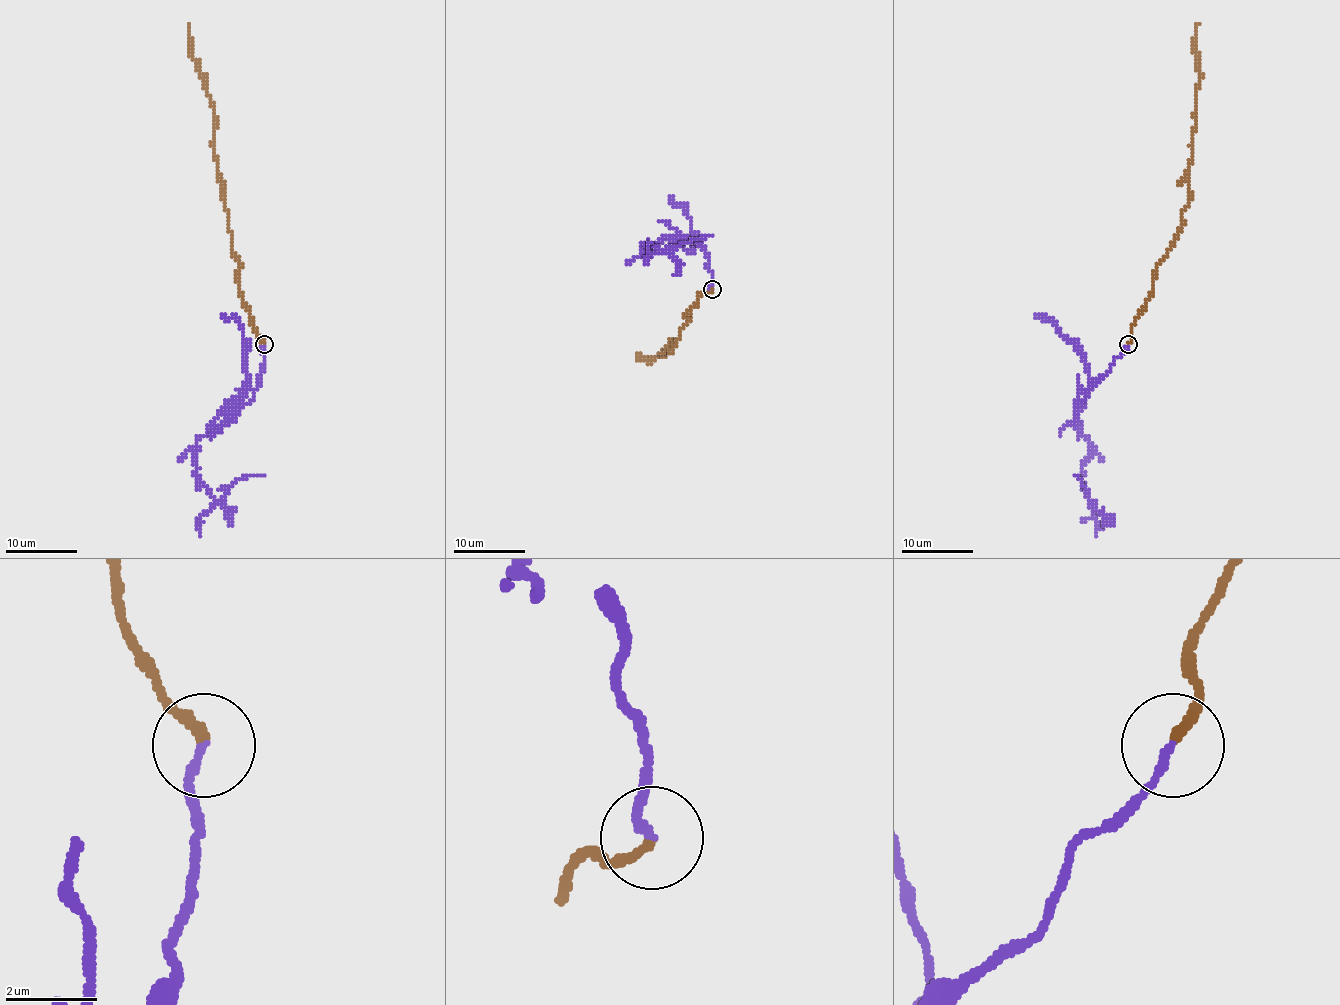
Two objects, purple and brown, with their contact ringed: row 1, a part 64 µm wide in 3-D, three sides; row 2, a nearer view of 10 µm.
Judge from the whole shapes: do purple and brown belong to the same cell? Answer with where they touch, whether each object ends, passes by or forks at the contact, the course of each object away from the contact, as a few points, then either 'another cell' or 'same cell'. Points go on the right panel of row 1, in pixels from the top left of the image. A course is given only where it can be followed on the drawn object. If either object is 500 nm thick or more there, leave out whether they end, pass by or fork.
place (1128, 344); purple ends; brown ends; course purple (1129, 343), (1077, 406), (1089, 442), (1080, 483), (1089, 501), (1073, 474); course brown (1129, 343), (1132, 324), (1150, 295), (1157, 265), (1182, 223), (1190, 198), (1199, 23); another cell

